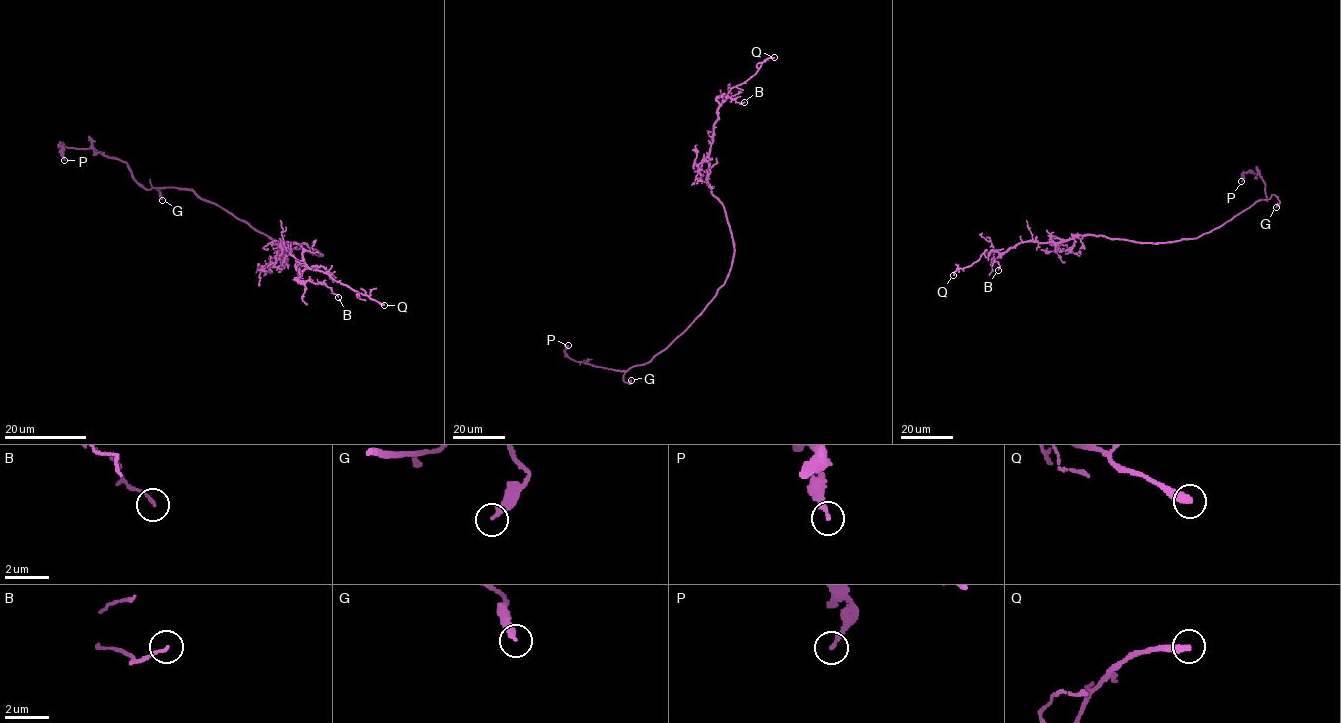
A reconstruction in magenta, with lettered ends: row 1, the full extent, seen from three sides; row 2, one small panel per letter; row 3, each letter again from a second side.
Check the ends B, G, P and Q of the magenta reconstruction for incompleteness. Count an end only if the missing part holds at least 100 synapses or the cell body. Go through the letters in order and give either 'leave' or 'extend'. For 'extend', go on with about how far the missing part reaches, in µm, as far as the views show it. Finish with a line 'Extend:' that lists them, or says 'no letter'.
B: leave
G: leave
P: leave
Q: extend | 30 µm
Extend: Q

